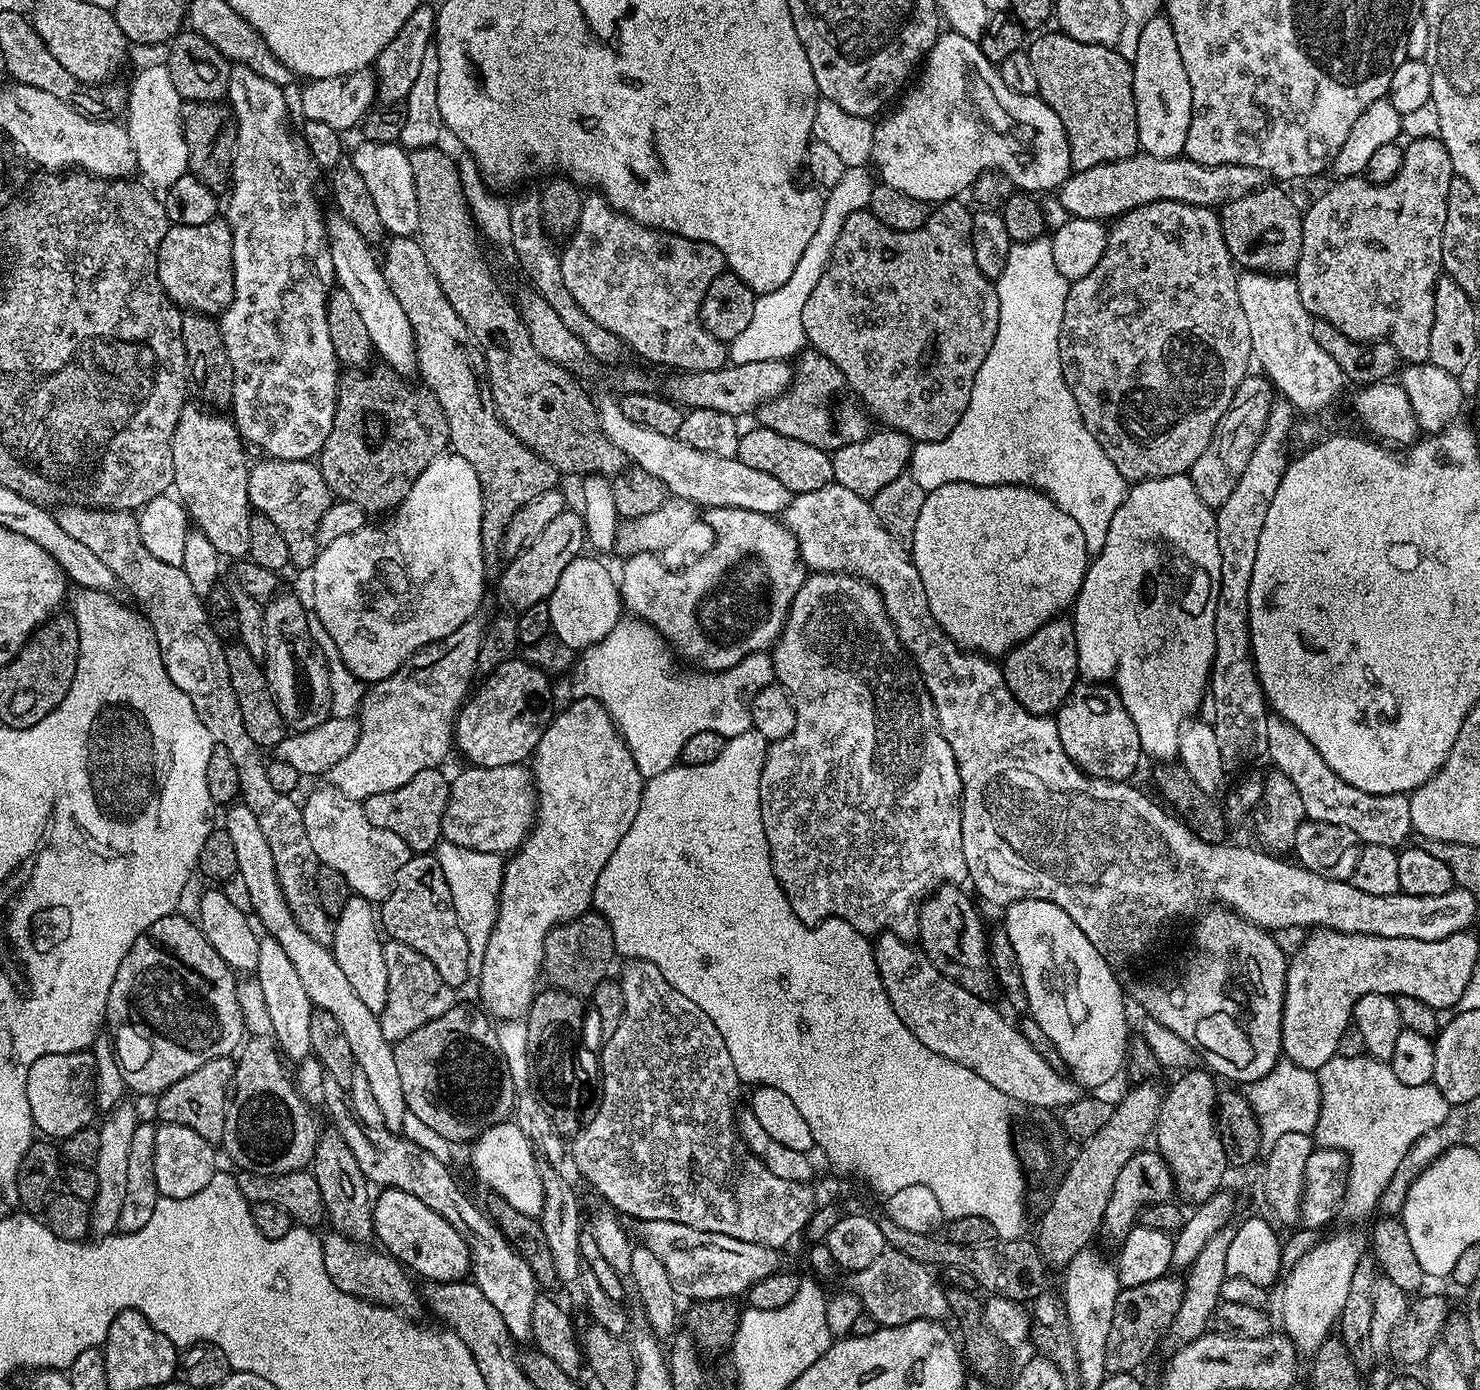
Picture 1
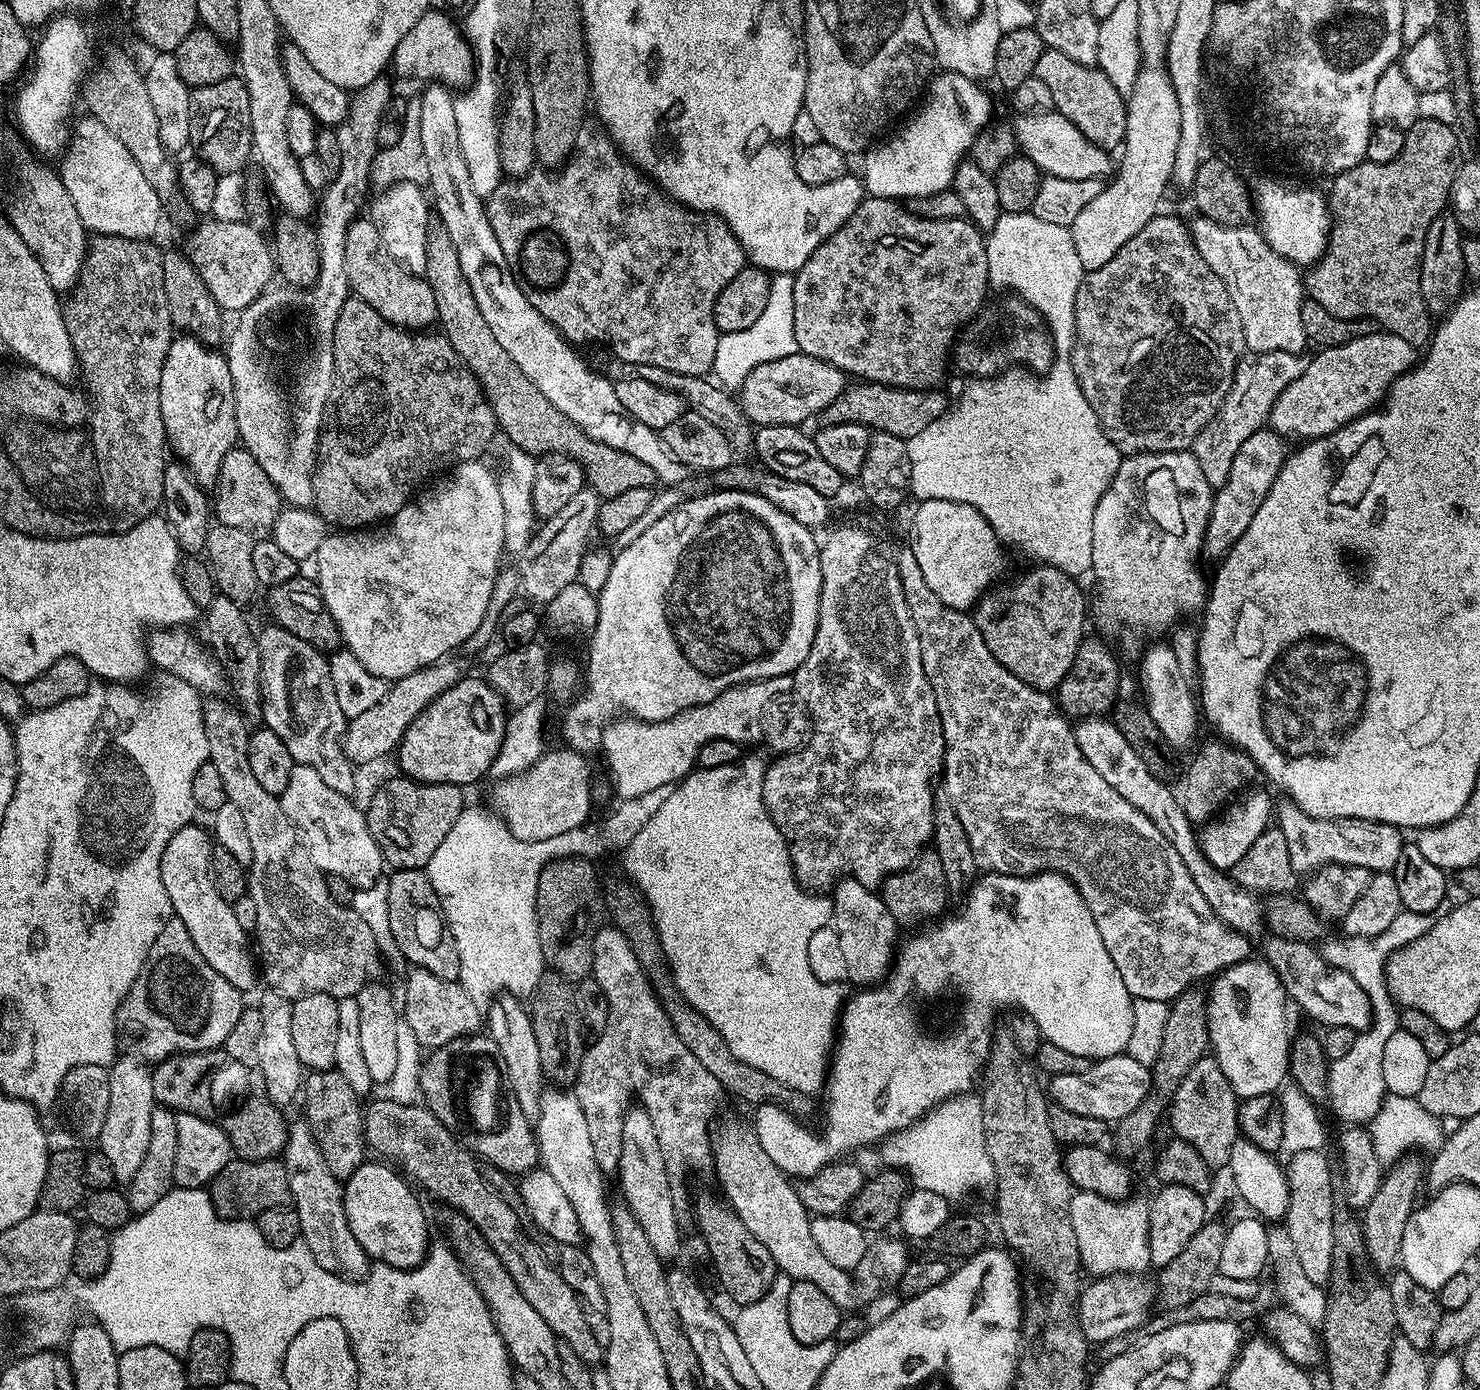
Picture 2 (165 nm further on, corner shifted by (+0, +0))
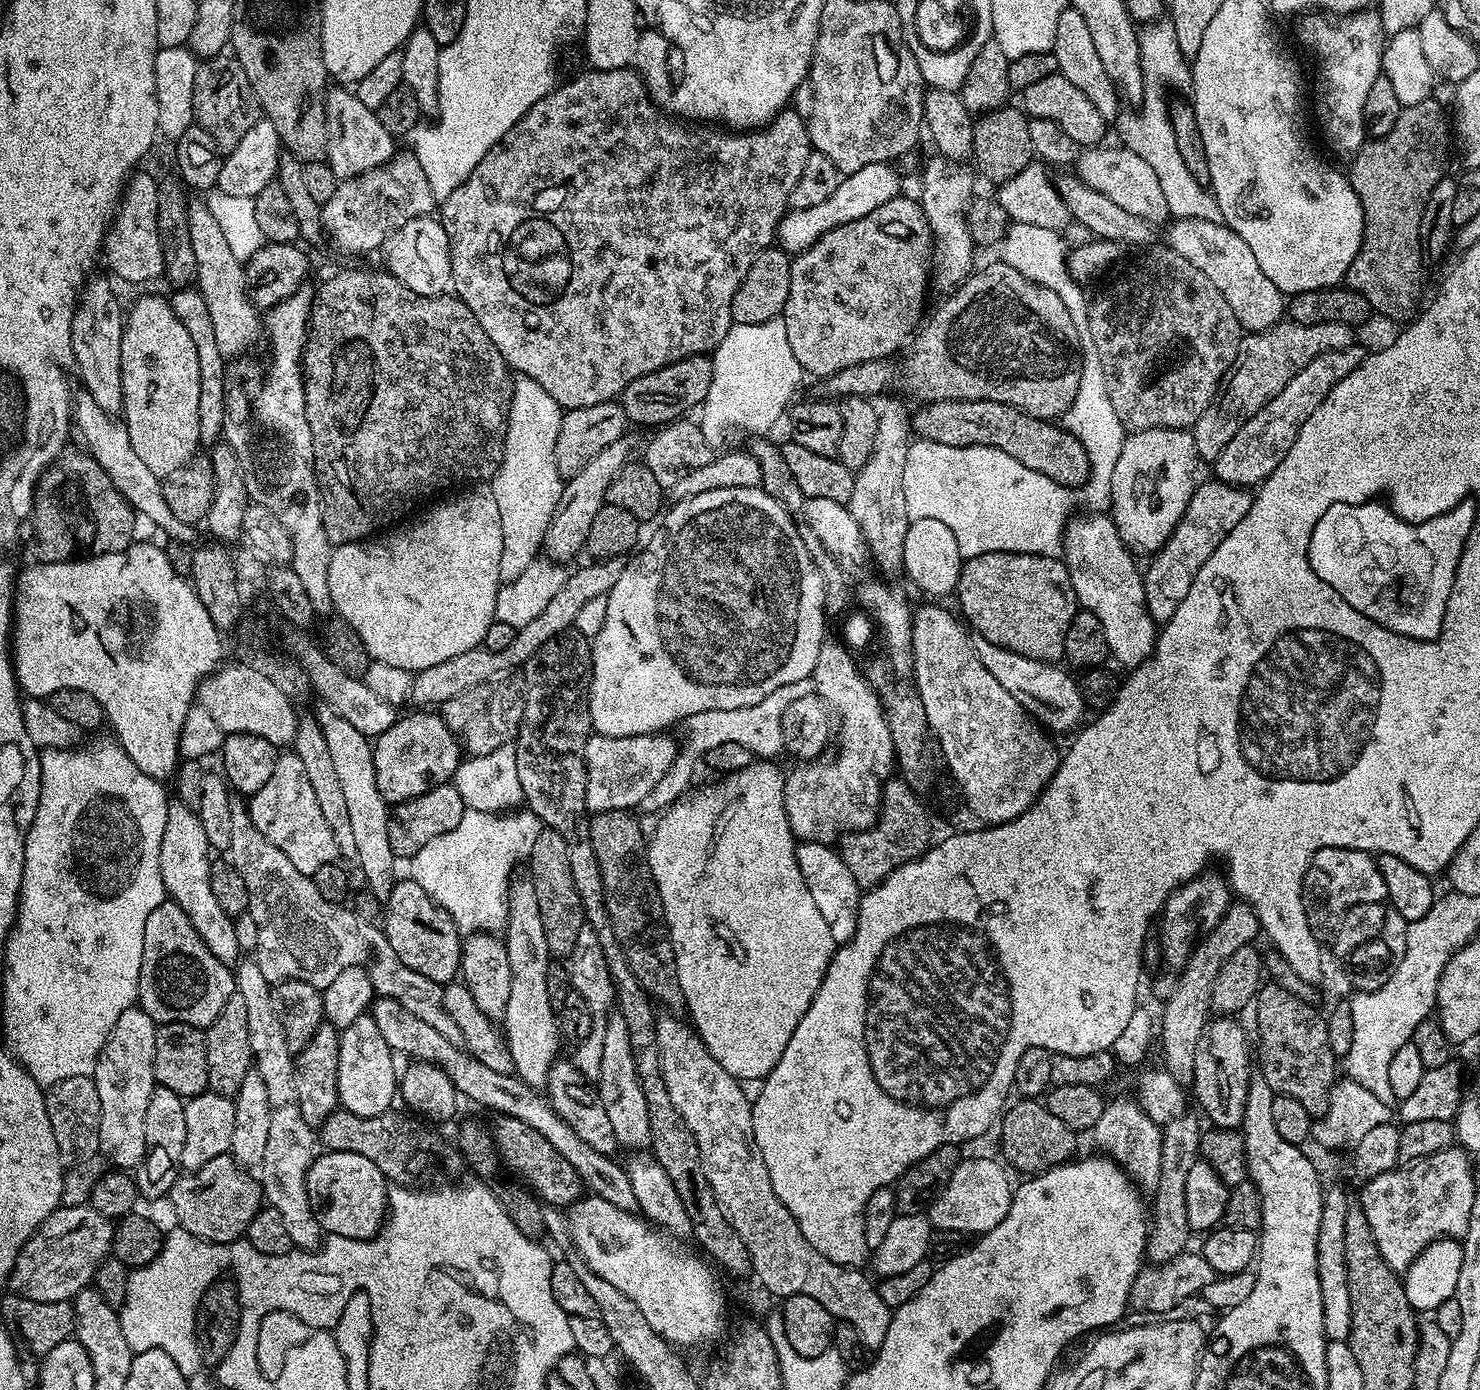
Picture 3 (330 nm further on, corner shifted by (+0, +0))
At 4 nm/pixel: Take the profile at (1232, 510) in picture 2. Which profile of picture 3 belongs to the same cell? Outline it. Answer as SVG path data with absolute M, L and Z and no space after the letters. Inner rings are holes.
M1209 478L1205 484L1204 481L1197 483L1178 526L1174 526L1170 538L1164 543L1163 548L1149 559L1152 561L1149 562L1148 569L1145 567L1142 572L1146 590L1146 606L1153 620L1157 622L1169 620L1178 610L1178 606L1182 606L1182 598L1186 598L1186 594L1190 594L1194 586L1194 574L1198 574L1198 570L1206 566L1210 554L1218 550L1218 542L1222 542L1222 538L1226 538L1226 534L1230 534L1230 530L1234 530L1234 526L1238 526L1242 518L1246 518L1246 510L1250 510L1252 497L1253 493L1247 487L1224 484L1215 478Z

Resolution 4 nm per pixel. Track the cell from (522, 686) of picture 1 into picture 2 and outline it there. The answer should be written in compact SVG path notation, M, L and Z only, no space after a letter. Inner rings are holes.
M465 675L454 686L450 686L450 690L446 690L438 698L434 698L434 702L430 702L430 706L426 706L422 710L422 714L418 714L418 718L414 718L414 722L410 722L410 726L406 730L406 734L400 739L398 749L398 757L400 756L399 771L407 776L409 780L416 780L419 784L459 784L461 786L469 786L475 780L480 780L485 775L486 777L492 771L492 763L498 754L498 750L504 741L504 732L508 729L508 716L506 715L506 701L487 679L479 680L476 676Z

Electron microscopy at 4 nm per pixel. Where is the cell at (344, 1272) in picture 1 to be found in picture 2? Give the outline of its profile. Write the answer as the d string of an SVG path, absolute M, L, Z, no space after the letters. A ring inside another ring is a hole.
M307 1119L292 1120L288 1125L288 1141L284 1143L282 1163L290 1182L291 1207L296 1209L300 1223L300 1240L314 1254L318 1266L335 1276L363 1278L367 1276L370 1258L358 1246L358 1238L350 1234L350 1222L346 1222L344 1194L341 1181L330 1174L330 1166L318 1150L318 1142L310 1130Z

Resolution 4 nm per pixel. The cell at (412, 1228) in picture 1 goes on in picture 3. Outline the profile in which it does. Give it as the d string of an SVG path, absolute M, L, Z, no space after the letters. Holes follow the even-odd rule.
M325 1151L312 1161L306 1174L306 1186L316 1221L329 1237L370 1240L383 1229L390 1184L370 1158L362 1158L362 1154Z

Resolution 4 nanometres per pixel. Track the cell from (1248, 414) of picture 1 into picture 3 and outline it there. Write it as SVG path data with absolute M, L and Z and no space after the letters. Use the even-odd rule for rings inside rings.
M1281 322L1264 332L1241 335L1238 354L1224 375L1220 391L1190 429L1197 457L1201 461L1215 462L1218 454L1226 450L1226 442L1230 442L1240 427L1254 418L1254 414L1258 414L1258 410L1298 374L1298 370L1310 366L1310 362L1322 354L1353 347L1352 332L1353 325L1342 322L1318 322L1314 326Z

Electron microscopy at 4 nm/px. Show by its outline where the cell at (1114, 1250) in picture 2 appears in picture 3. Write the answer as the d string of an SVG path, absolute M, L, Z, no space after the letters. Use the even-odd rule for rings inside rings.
M1109 1099L1102 1110L1102 1118L1098 1118L1092 1127L1090 1139L1101 1148L1099 1151L1107 1159L1116 1161L1141 1189L1155 1189L1162 1170L1162 1128L1140 1109L1135 1099Z

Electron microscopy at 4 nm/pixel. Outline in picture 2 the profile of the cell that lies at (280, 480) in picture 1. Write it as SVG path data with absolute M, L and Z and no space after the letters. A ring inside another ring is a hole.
M243 446L232 448L222 460L222 466L218 470L214 489L215 519L221 524L235 528L268 530L278 518L281 507L280 492L266 474L266 470L258 466L256 459Z

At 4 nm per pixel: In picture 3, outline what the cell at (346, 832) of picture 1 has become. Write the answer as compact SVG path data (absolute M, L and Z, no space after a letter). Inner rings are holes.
M295 751L285 752L288 752L285 756L284 753L277 755L274 762L274 774L270 774L270 779L267 780L266 786L262 786L262 790L252 795L246 807L248 816L258 831L270 843L278 846L278 850L282 850L282 854L286 854L286 858L290 858L290 862L294 862L294 866L298 866L302 874L312 877L314 870L318 870L318 866L331 864L337 859L336 843L330 826L326 826L326 818L322 818L322 810L318 810L318 802L308 785L306 766L302 766L302 758L298 758Z

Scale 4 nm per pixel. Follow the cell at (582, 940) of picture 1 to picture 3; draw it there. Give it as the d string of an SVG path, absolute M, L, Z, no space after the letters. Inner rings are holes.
M541 827L538 839L534 841L534 850L526 857L527 864L532 871L530 879L534 894L538 894L538 914L542 918L549 953L556 958L571 957L574 942L578 942L578 930L582 930L586 921L582 898L578 898L578 890L574 890L574 874L570 874L570 861L566 859L566 842L562 834L553 828Z

